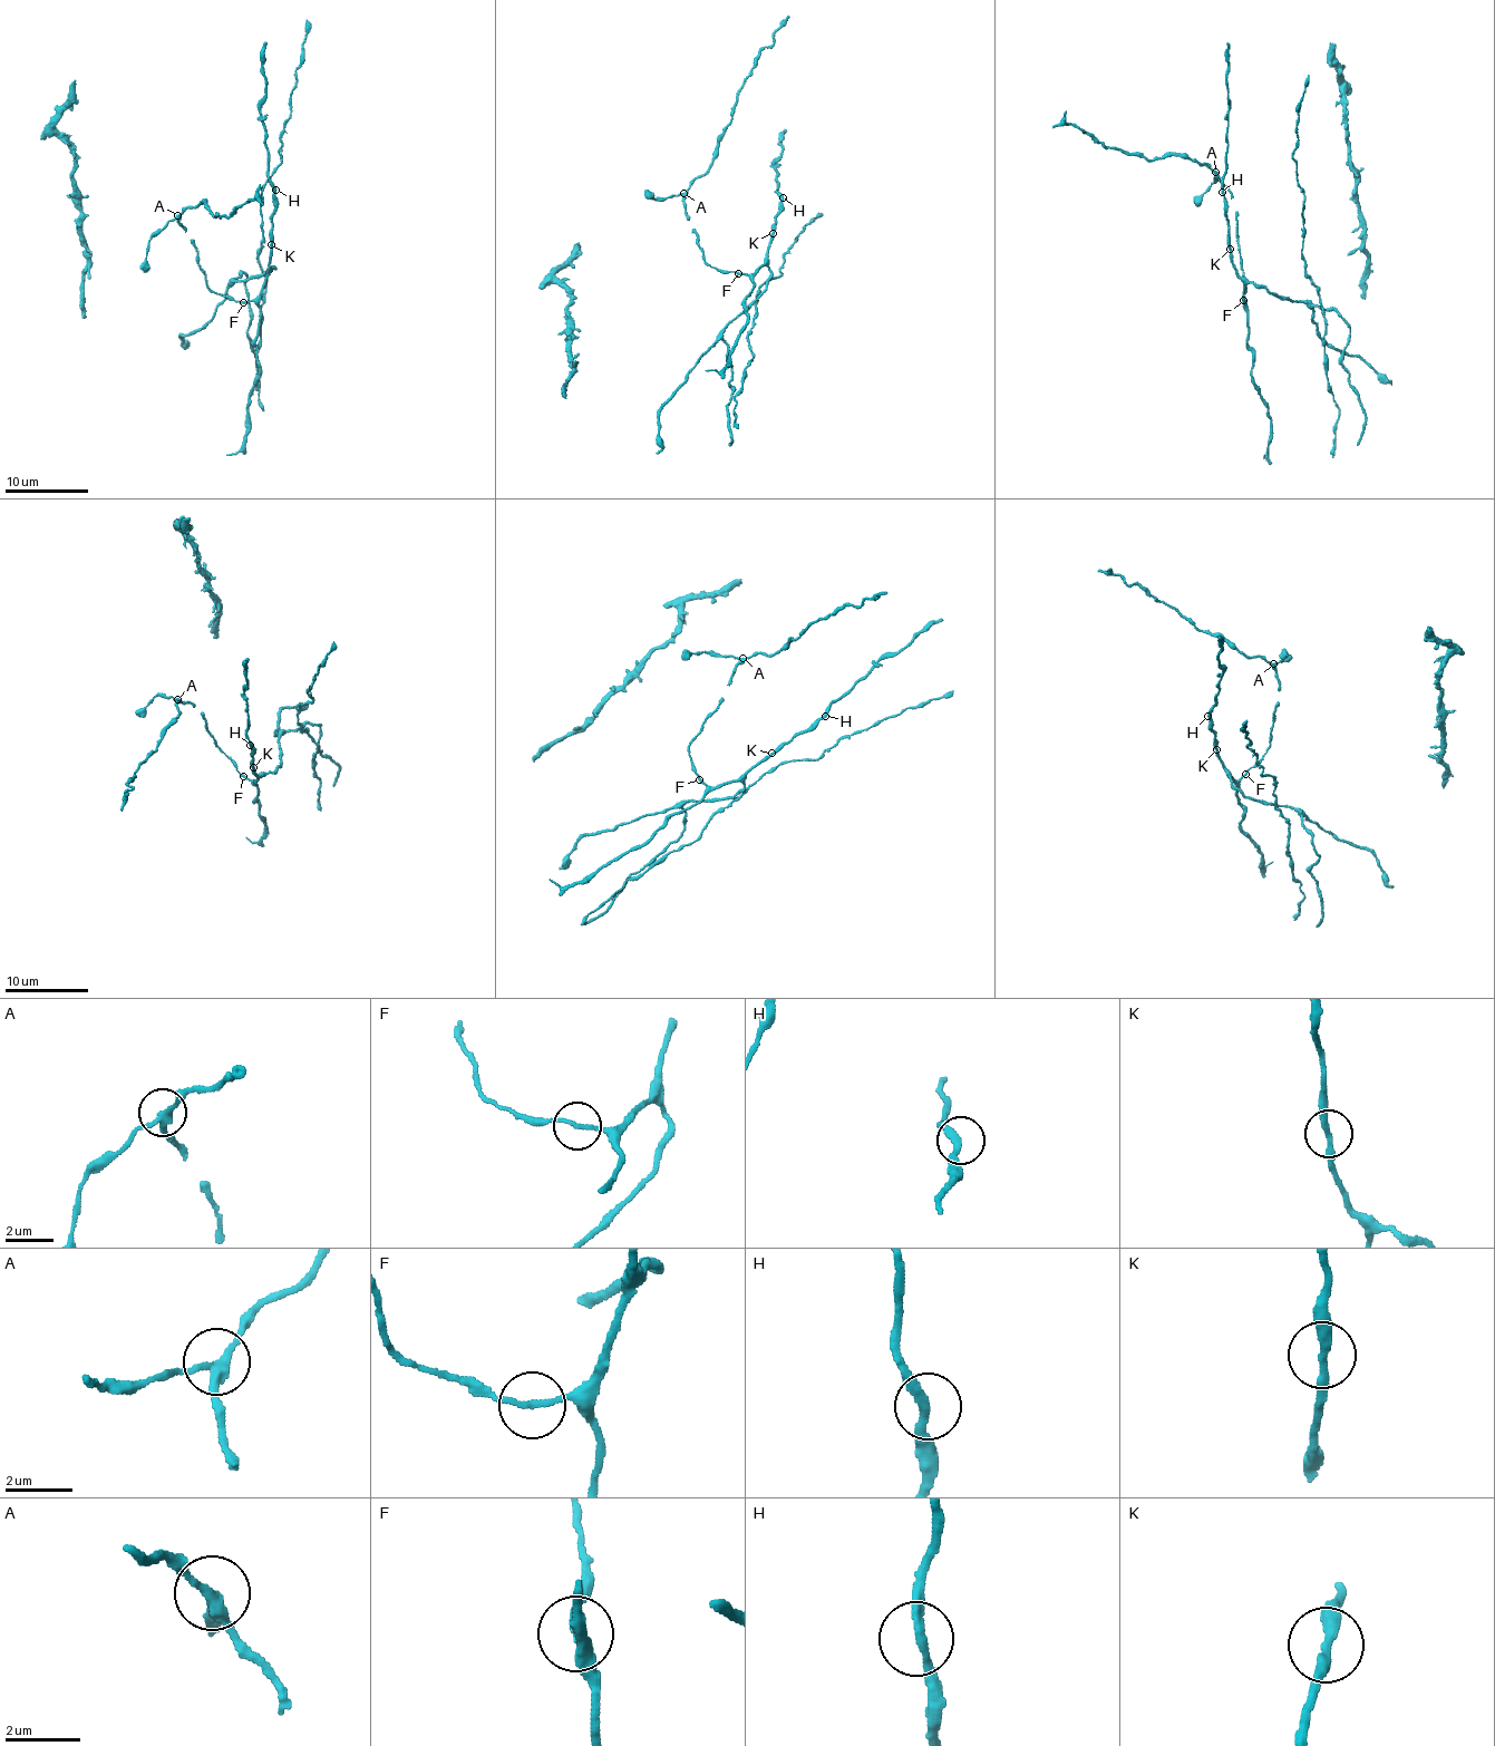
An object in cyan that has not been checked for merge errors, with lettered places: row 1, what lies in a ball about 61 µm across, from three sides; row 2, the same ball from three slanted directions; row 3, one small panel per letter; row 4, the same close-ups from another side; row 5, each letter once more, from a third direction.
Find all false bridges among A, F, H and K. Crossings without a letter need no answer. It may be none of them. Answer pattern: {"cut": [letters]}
{"cut": []}

